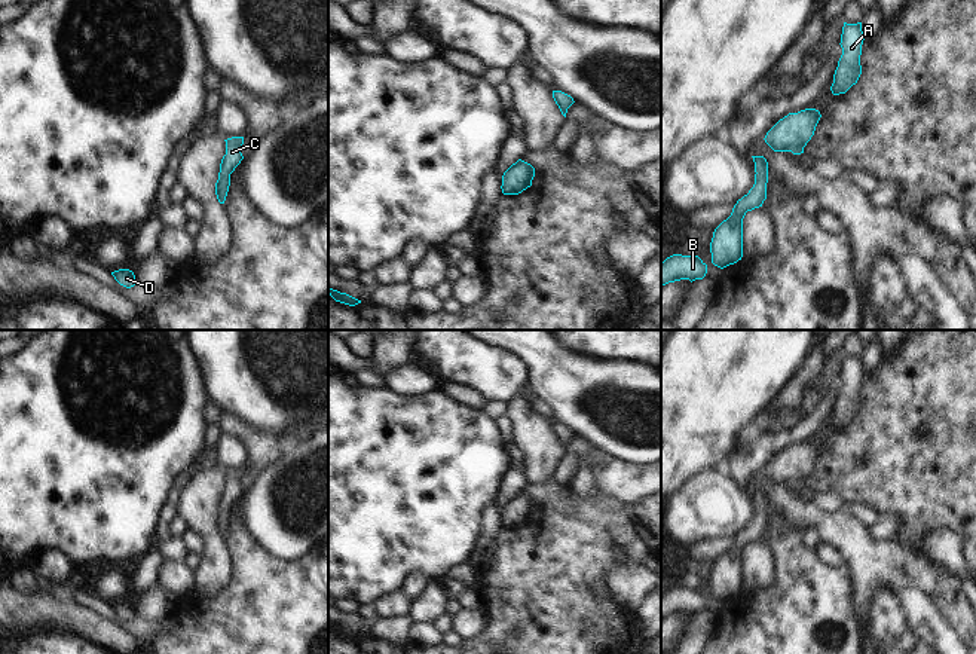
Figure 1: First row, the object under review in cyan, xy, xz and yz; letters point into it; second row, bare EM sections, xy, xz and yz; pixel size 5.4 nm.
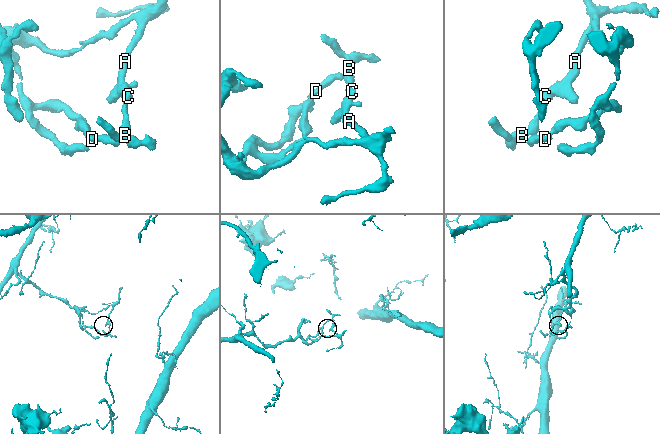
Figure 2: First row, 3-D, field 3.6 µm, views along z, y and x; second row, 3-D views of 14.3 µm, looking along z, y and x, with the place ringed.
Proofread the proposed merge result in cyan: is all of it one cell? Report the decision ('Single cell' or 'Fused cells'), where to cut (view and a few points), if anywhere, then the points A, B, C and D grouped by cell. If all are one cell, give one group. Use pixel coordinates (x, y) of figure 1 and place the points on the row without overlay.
Single cell. No split. Groups: A B C D.

